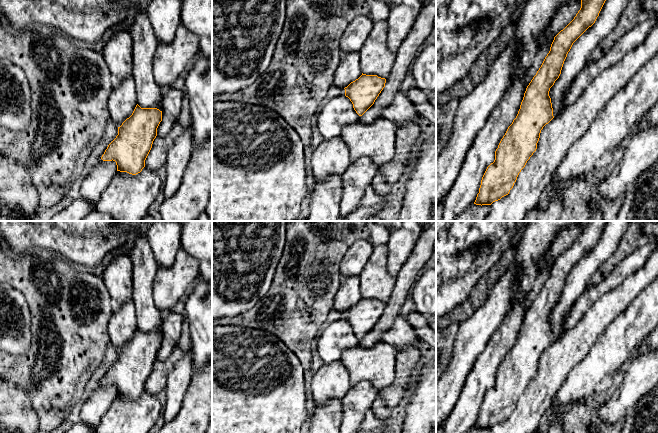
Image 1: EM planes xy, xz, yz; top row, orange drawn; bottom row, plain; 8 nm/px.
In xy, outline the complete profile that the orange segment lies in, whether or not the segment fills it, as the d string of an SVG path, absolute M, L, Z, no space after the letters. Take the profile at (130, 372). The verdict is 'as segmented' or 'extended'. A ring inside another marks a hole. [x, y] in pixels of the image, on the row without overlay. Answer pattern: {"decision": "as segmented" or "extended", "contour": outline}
{"decision": "as segmented", "contour": "M136 329L132 339L120 351L101 383L115 385L117 395L136 399L145 391L145 384L157 360L162 335Z"}

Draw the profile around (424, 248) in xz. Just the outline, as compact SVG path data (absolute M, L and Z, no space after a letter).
M436 221L423 226L422 233L407 261L396 276L395 286L389 300L386 302L385 311L375 324L374 328L360 340L362 347L371 347L382 341L382 335L393 325L400 315L405 299L418 279L420 269L434 253L436 241Z

